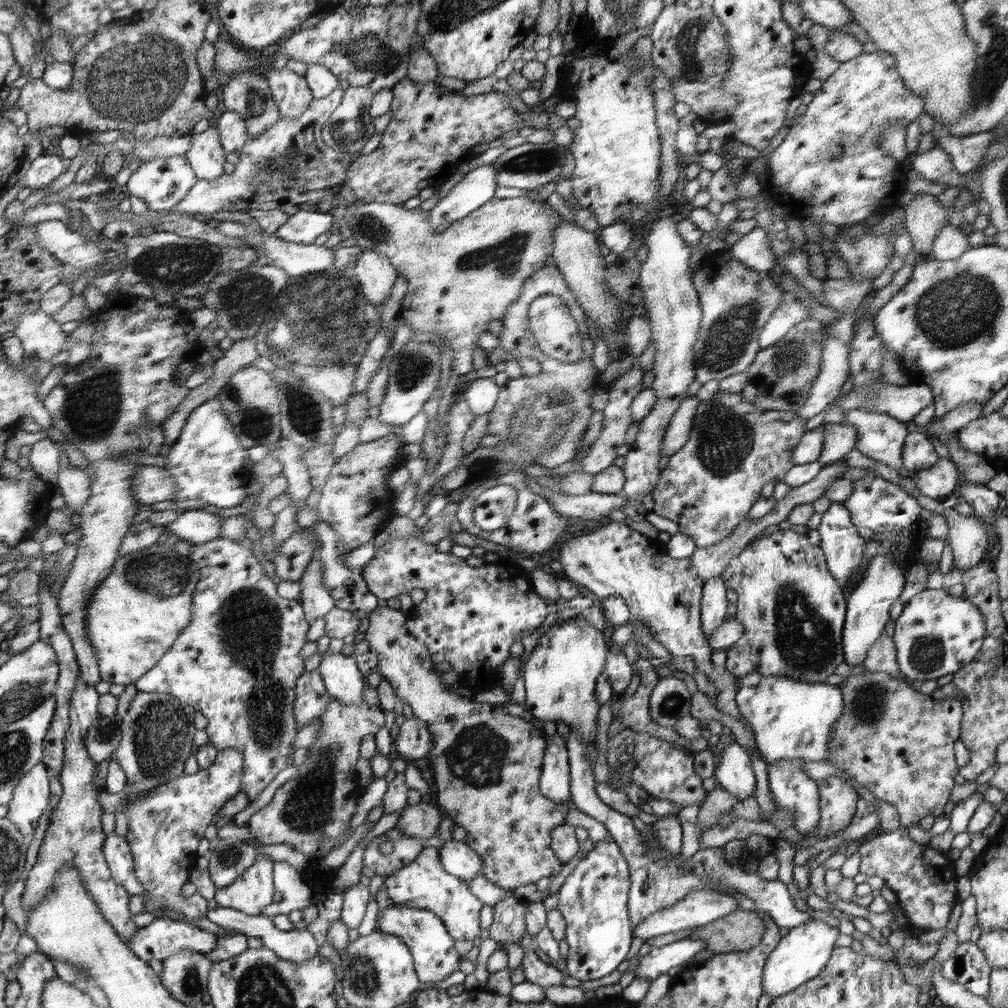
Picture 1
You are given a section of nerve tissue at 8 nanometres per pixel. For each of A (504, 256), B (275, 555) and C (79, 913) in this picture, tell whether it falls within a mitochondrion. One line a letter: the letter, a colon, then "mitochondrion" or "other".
A: mitochondrion
B: other
C: other

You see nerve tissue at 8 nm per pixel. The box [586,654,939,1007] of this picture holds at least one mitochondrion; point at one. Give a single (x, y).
(870, 702)

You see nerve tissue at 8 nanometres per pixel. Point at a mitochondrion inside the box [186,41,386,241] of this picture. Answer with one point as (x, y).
(347, 129)

